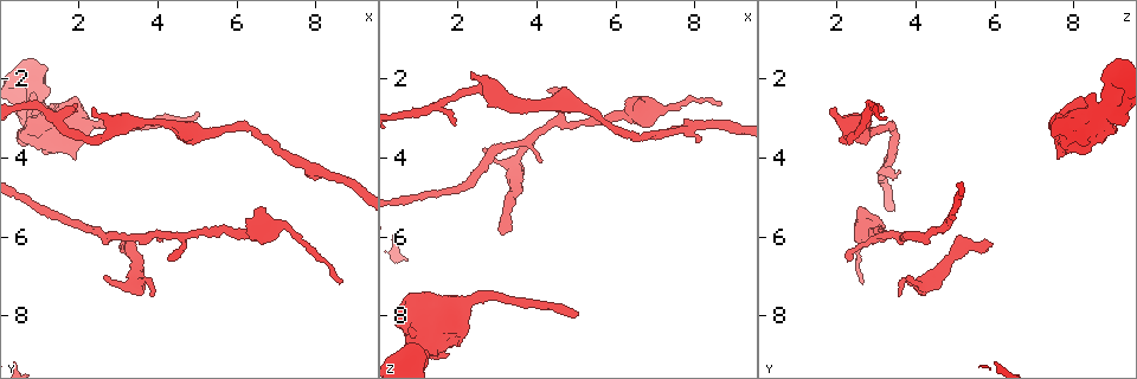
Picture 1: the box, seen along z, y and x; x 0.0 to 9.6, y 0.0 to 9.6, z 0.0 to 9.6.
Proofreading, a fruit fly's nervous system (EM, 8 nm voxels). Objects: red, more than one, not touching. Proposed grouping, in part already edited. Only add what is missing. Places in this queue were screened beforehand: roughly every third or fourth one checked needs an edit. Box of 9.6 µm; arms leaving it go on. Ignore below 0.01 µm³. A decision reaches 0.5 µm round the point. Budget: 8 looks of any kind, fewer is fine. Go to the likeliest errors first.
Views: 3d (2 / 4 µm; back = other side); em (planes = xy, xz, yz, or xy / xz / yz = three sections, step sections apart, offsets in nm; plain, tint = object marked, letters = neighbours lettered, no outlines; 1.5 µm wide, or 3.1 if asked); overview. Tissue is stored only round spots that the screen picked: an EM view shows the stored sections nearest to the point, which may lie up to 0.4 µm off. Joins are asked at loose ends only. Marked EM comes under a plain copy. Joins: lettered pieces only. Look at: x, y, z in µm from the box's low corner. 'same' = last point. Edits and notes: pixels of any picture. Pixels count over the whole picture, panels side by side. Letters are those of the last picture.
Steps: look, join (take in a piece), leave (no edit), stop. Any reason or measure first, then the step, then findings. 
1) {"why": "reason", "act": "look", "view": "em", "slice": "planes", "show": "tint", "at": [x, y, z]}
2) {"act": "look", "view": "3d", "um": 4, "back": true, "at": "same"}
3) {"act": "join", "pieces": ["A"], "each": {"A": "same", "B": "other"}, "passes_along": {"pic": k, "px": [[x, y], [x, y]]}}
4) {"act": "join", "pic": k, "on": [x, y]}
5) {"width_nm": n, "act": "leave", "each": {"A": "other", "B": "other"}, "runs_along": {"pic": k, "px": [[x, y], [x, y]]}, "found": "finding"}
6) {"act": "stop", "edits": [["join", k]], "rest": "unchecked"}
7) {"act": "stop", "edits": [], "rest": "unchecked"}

{"why": "an open end", "act": "look", "view": "3d", "um": 2, "at": [5.00, 2.80, 7.90]}

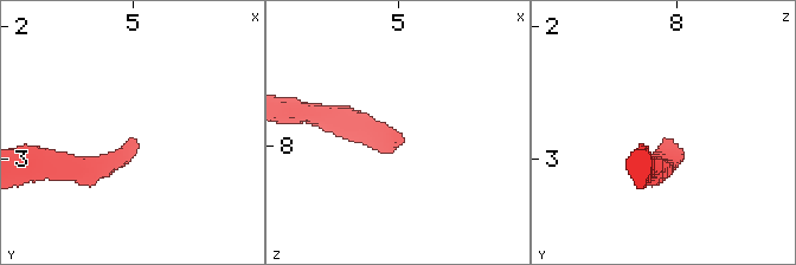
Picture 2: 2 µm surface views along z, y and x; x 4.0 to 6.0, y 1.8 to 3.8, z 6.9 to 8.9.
{"act": "look", "view": "em", "slice": "xz", "step": 8, "show": "letters", "at": [5.00, 2.86, 7.94]}

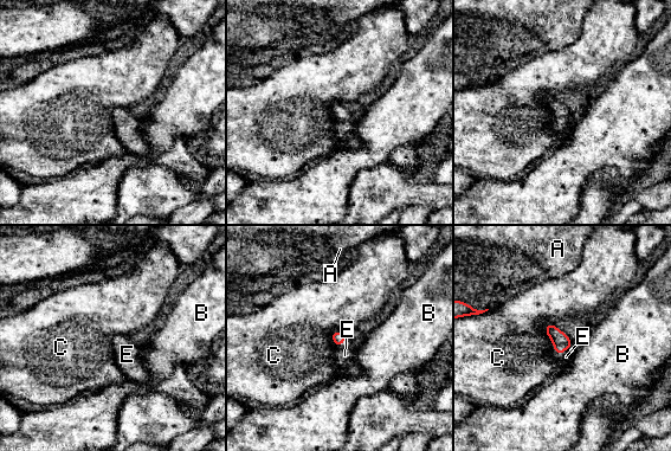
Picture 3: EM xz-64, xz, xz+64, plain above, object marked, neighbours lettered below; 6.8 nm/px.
{"act": "join", "pieces": ["E"], "each": {"A": "other", "B": "other", "C": "other", "E": "same"}, "found": "it goes on there"}

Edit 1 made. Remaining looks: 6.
{"act": "look", "view": "overview"}

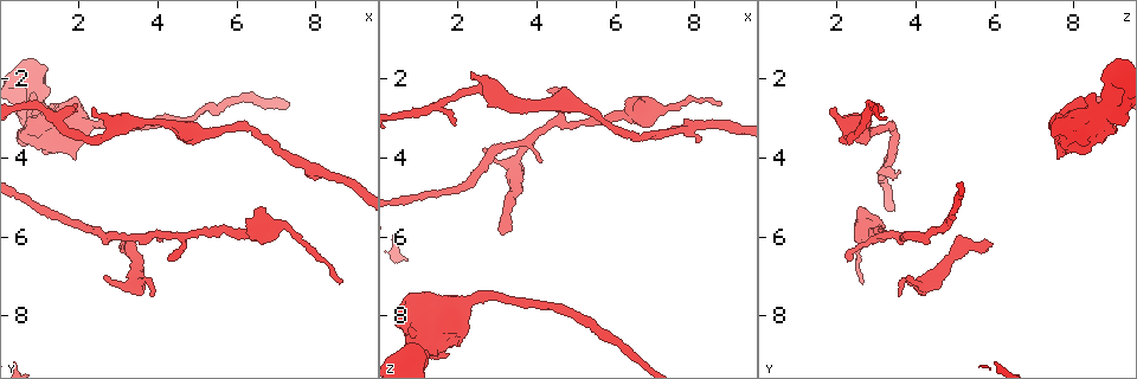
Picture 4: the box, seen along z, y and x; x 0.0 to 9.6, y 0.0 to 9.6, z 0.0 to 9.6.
{"why": "an open end", "act": "look", "view": "em", "slice": "planes", "show": "letters", "at": [3.15, 6.20, 5.90]}

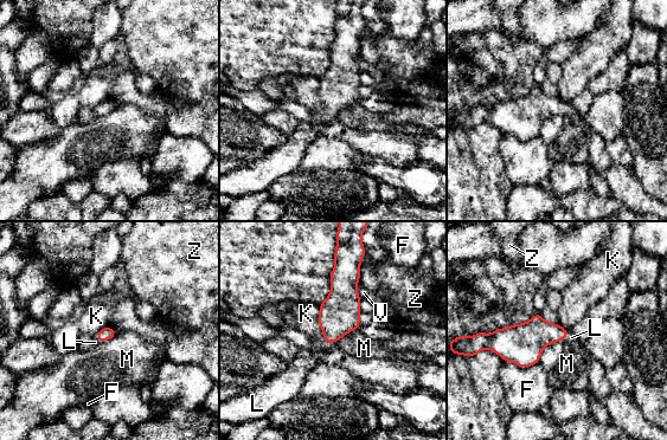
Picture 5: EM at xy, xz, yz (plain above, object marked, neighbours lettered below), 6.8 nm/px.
{"act": "join", "pieces": ["L"], "each": {"F": "other", "K": "other", "L": "same", "M": "other", "V": "other", "Z": "other"}, "passes_along": {"pic": 5, "px": [[339, 314], [327, 342], [306, 360]]}, "found": "the cell continues"}

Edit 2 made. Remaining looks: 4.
{"why": "an open end", "act": "look", "view": "3d", "um": 4, "at": [2.65, 7.00, 3.75]}

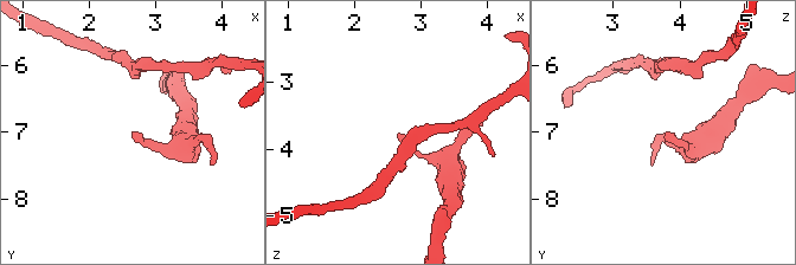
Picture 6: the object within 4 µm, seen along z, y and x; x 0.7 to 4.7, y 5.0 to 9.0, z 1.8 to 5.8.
{"why": "now the EM", "act": "look", "view": "em", "slice": "planes", "show": "letters", "at": [2.65, 7.00, 3.80]}

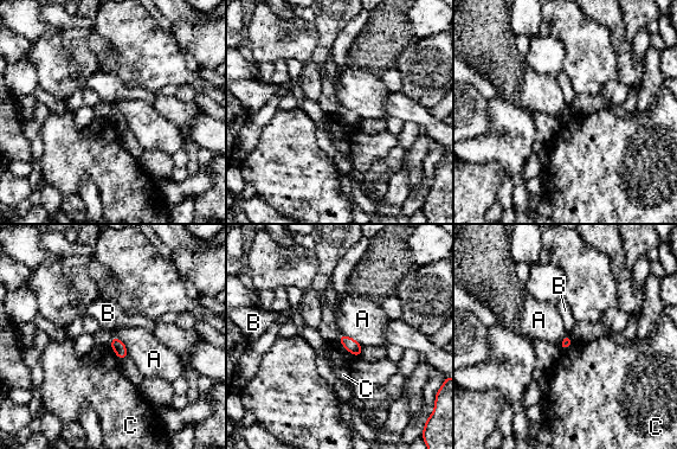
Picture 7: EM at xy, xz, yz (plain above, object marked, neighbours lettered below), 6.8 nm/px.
{"act": "leave", "each": {"A": "other", "B": "other", "C": "other"}, "border": {"pic": 7, "px": [[113, 334], [123, 342], [128, 356]]}, "found": "none of them fits"}

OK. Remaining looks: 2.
{"act": "stop", "edits": [["join", 3], ["join", 5]], "rest": "unchecked"}

